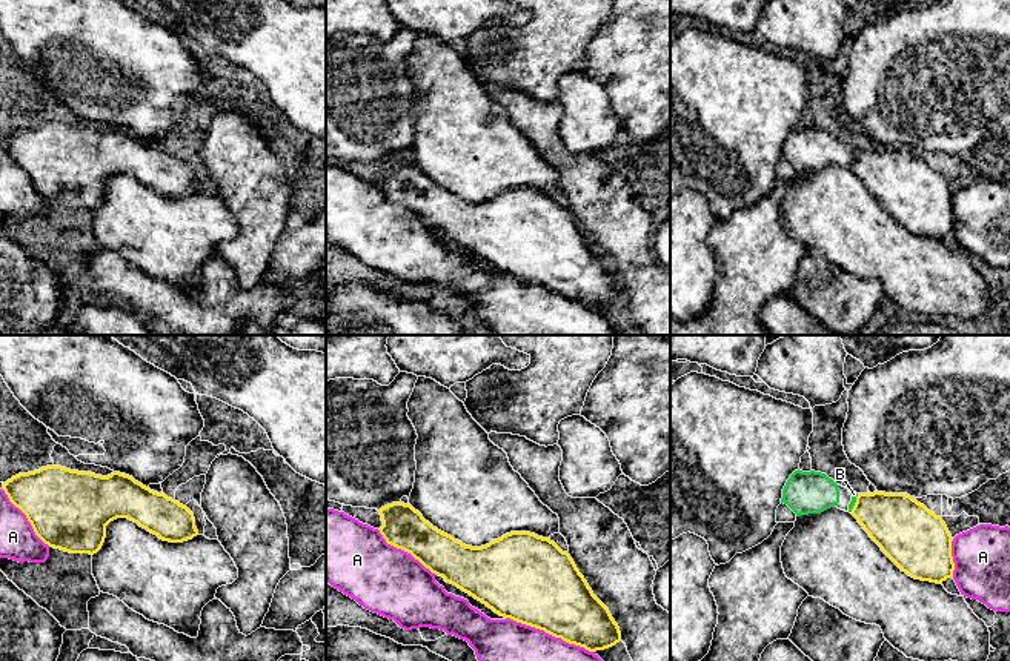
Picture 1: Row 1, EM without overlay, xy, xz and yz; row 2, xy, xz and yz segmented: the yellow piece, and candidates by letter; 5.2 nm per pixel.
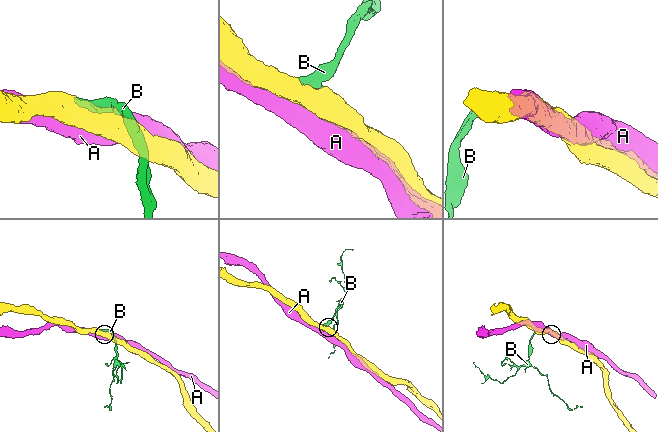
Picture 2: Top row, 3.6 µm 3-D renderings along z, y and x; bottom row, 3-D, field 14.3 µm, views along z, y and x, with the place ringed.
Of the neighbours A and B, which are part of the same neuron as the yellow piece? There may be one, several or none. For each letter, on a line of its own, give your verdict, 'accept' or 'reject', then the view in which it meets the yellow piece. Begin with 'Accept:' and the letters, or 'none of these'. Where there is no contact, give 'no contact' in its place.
Accept: B
A: reject | xz
B: accept | yz

